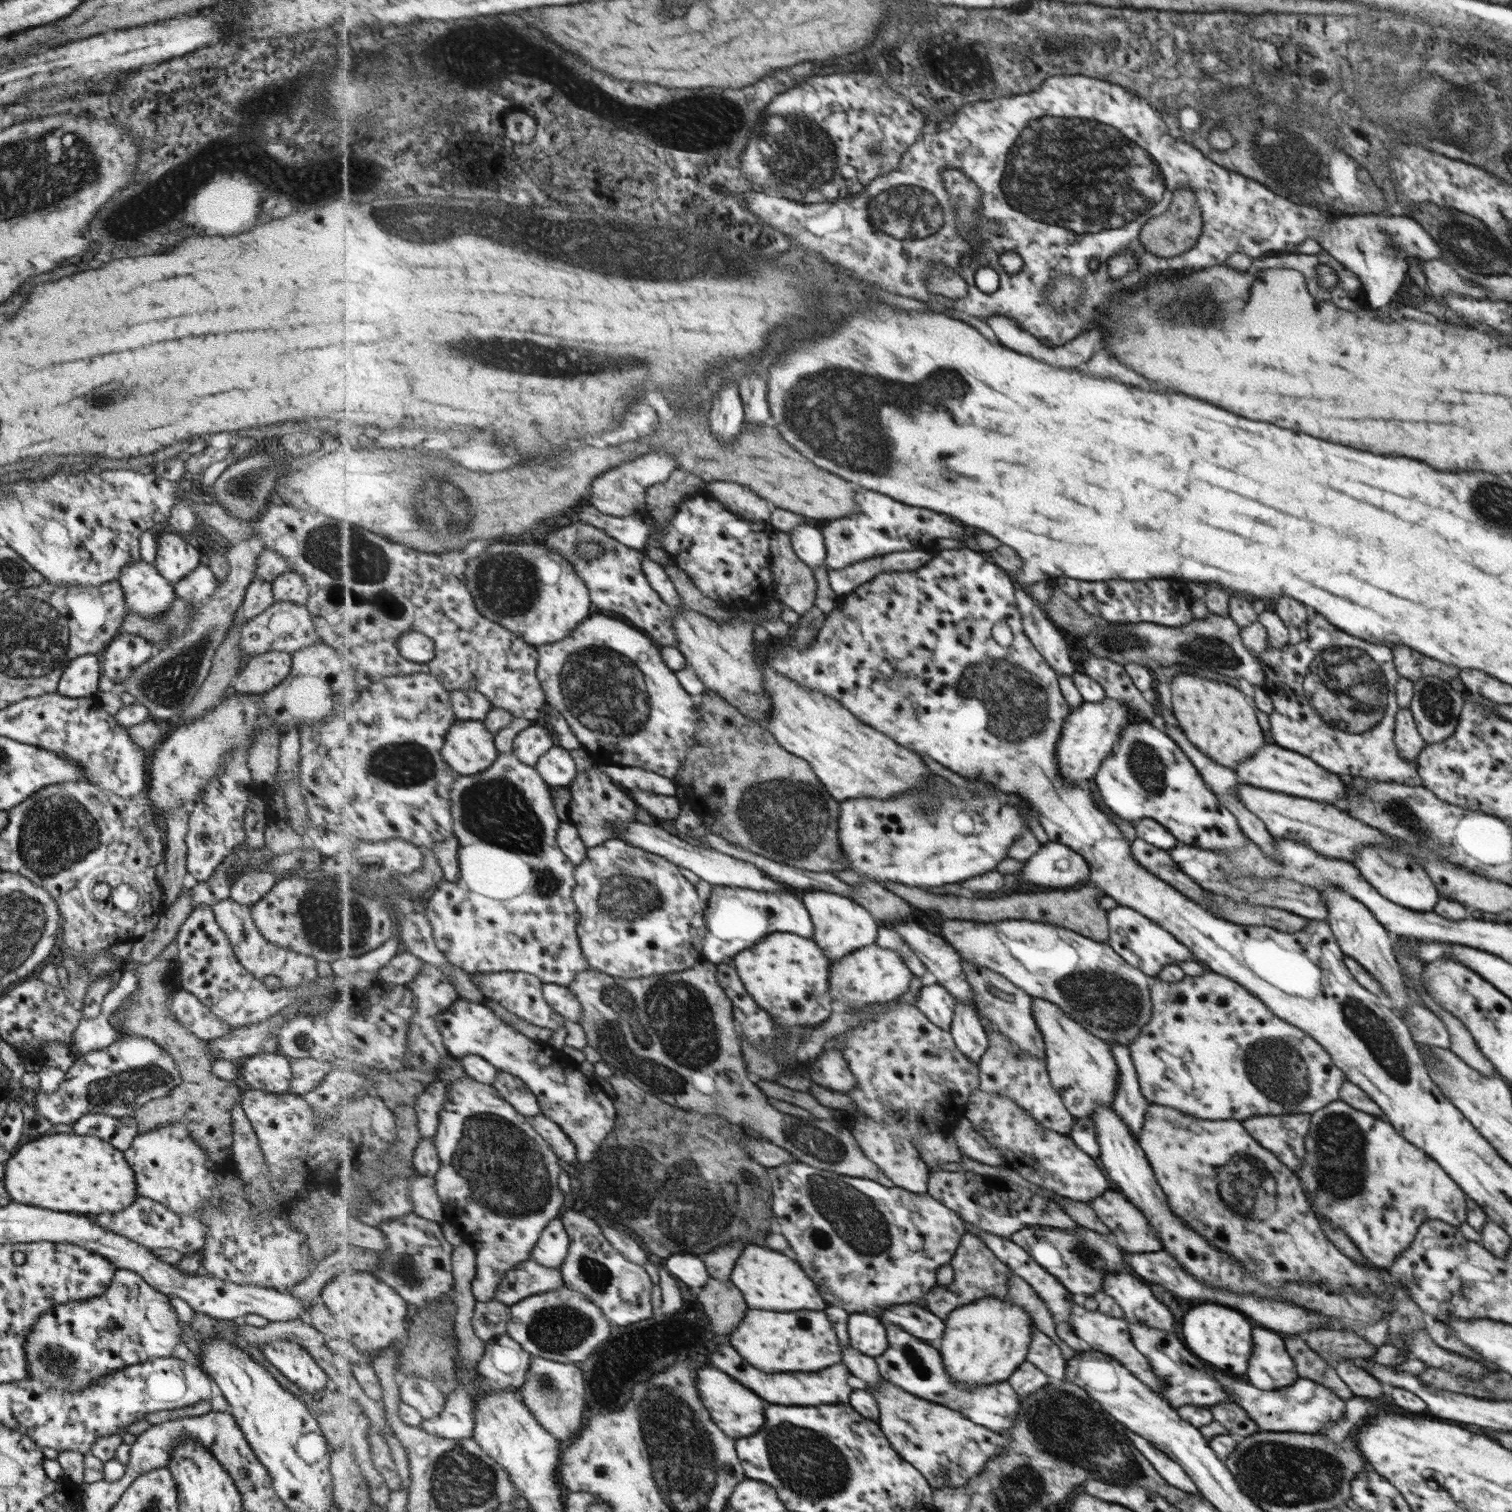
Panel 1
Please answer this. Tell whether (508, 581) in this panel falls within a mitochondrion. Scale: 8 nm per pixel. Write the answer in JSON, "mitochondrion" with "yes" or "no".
{"mitochondrion":"yes"}

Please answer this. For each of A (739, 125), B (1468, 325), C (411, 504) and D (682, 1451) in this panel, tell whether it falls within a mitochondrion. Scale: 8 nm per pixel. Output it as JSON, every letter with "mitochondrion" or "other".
{"A":"mitochondrion","B":"other","C":"mitochondrion","D":"mitochondrion"}

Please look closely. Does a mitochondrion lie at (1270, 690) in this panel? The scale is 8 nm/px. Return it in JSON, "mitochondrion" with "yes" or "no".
{"mitochondrion":"no"}

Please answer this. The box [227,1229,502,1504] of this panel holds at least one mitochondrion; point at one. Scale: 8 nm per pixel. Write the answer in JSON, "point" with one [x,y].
{"point":[403,1267]}

